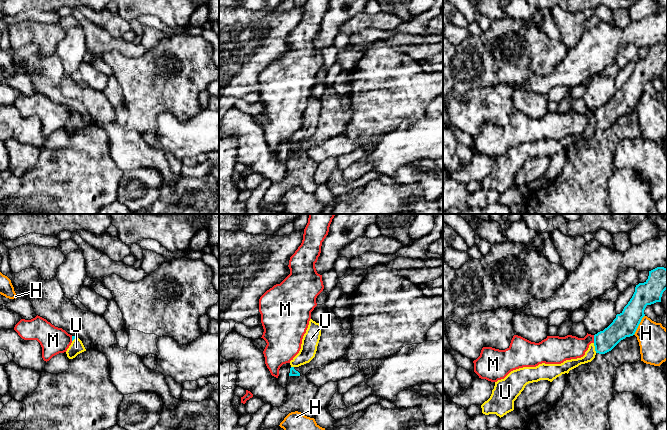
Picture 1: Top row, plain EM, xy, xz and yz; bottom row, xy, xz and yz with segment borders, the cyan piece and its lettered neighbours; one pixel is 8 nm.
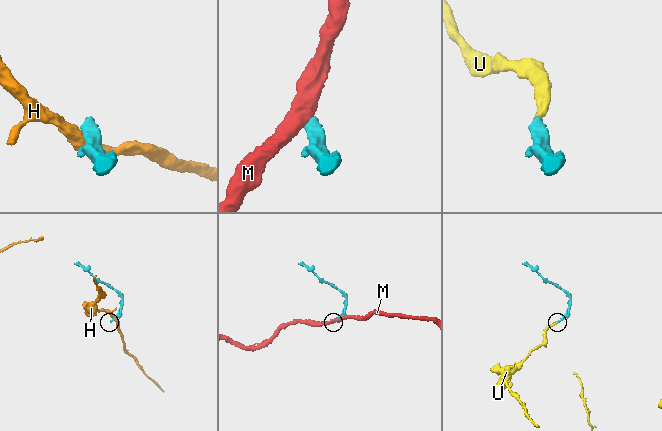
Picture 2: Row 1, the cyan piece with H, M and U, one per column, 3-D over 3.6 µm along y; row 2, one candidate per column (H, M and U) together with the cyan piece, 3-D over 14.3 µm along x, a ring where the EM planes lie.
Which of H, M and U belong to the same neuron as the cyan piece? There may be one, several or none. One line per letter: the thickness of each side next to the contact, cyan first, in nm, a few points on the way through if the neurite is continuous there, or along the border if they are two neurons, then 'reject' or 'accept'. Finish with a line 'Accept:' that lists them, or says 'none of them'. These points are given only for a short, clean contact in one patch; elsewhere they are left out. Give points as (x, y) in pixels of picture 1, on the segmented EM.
H: 200 nm thick on the cyan side, 280 nm on the other; border along yz (644, 315), (633, 334); reject
M: 180 nm thick on the cyan side, 190 nm on the other; border along yz (593, 335), (594, 342); reject
U: 180 nm thick on the cyan side, 80 nm on the other; runs through yz (604, 341), (595, 348), (590, 354); accept
Accept: U

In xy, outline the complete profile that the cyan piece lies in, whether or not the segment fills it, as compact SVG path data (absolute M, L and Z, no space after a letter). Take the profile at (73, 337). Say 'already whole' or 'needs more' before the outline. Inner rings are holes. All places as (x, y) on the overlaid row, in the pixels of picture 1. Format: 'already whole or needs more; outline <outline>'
needs more; outline M72 336L72 343L66 351L67 357L69 359L75 358L78 354L86 351L82 341L75 336Z

